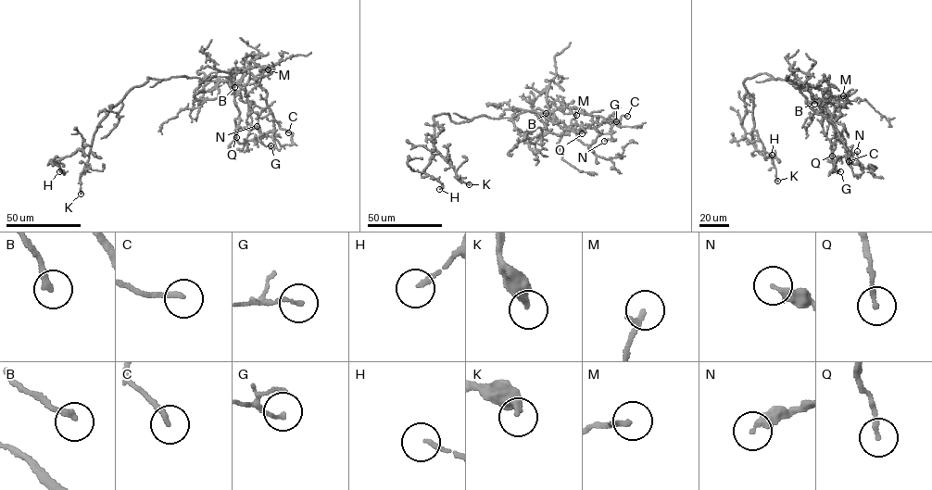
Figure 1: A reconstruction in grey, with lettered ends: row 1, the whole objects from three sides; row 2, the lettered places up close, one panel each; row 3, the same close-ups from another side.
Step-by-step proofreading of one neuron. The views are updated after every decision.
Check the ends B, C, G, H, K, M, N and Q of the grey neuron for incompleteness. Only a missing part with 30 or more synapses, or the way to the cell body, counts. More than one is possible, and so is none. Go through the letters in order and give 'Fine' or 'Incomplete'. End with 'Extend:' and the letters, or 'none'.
B: Fine
C: Fine
G: Fine
H: Fine
K: Fine
M: Fine
N: Fine
Q: Fine
Extend: none

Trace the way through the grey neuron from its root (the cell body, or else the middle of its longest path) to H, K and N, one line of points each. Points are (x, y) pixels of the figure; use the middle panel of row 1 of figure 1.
H: (482, 116), (457, 123), (447, 114), (434, 117), (434, 146), (439, 152), (421, 172), (442, 183), (439, 189)
K: (482, 116), (457, 123), (447, 114), (433, 118), (435, 150), (453, 168), (459, 181), (469, 184)
N: (482, 116), (510, 118), (535, 111), (574, 131), (585, 144), (610, 133), (612, 140), (604, 141)

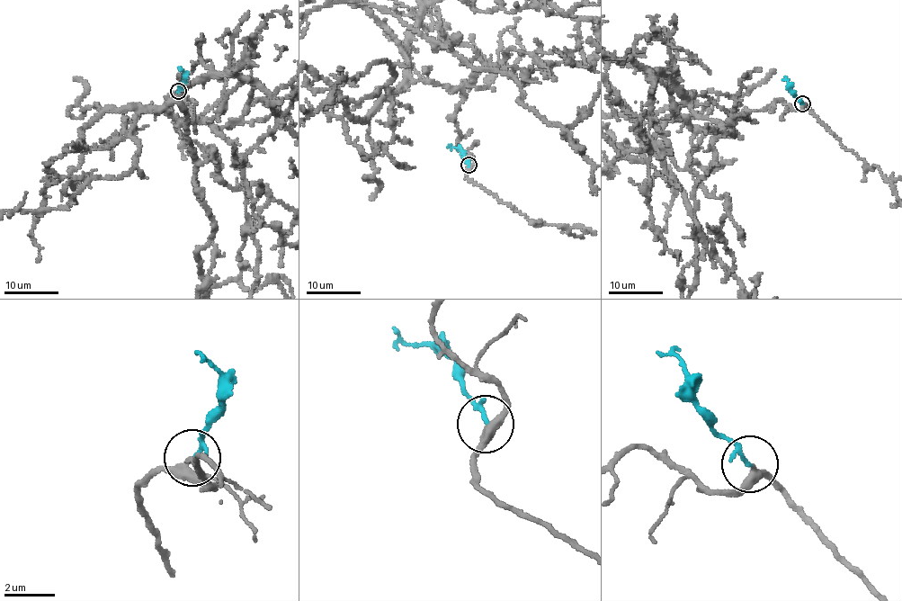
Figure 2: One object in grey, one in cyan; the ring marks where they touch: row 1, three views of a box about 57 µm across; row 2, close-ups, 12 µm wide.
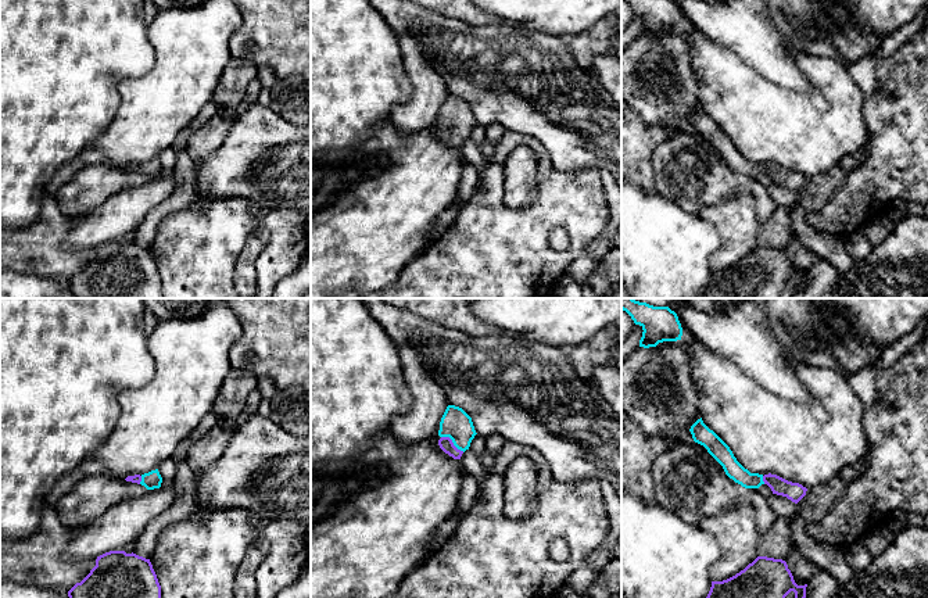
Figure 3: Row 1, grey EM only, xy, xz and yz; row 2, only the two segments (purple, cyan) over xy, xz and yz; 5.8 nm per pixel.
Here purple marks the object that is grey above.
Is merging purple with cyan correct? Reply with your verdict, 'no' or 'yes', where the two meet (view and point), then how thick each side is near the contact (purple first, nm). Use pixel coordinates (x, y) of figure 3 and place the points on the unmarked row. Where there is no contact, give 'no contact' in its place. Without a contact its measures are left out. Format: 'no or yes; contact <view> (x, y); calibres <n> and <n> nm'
yes; contact xz (452, 132); calibres 80 and 180 nm

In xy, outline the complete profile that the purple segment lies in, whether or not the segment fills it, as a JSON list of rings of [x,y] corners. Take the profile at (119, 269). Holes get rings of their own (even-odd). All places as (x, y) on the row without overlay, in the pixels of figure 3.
[[[110,240],[69,280],[76,298],[162,298],[161,275],[150,248]]]

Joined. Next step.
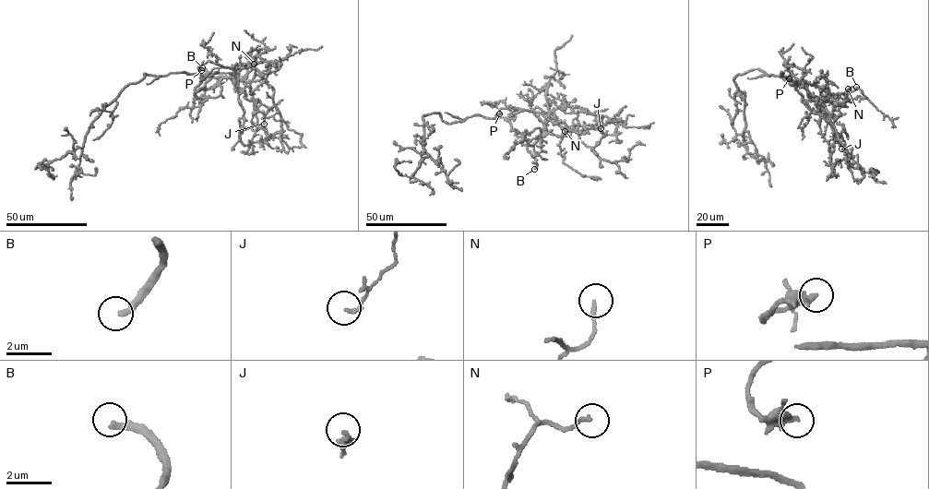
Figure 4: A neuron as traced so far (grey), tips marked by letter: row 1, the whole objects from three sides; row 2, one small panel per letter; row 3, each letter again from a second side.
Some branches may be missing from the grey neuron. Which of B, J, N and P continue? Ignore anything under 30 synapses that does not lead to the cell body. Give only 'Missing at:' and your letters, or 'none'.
Missing at: B

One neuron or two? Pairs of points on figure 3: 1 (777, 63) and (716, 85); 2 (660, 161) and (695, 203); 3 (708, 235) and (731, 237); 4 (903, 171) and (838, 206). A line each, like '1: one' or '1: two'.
1: two
2: one
3: two
4: one

